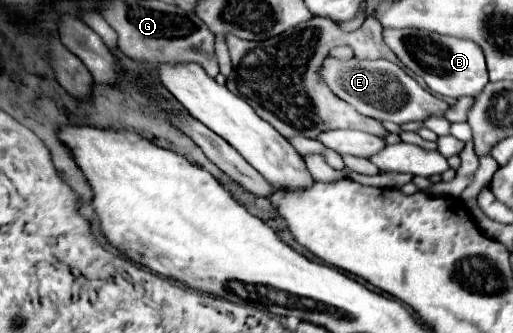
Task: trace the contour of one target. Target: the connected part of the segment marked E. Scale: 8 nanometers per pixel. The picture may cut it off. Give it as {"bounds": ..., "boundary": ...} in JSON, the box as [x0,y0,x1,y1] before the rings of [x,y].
{"bounds":[320,54,448,124],"boundary":[[[328,54],[320,66],[320,80],[336,94],[340,100],[348,102],[360,114],[374,120],[390,120],[396,124],[426,120],[430,116],[444,116],[448,104],[430,92],[426,92],[412,76],[408,76],[398,64],[390,60],[360,60],[356,56],[340,60]]]}

